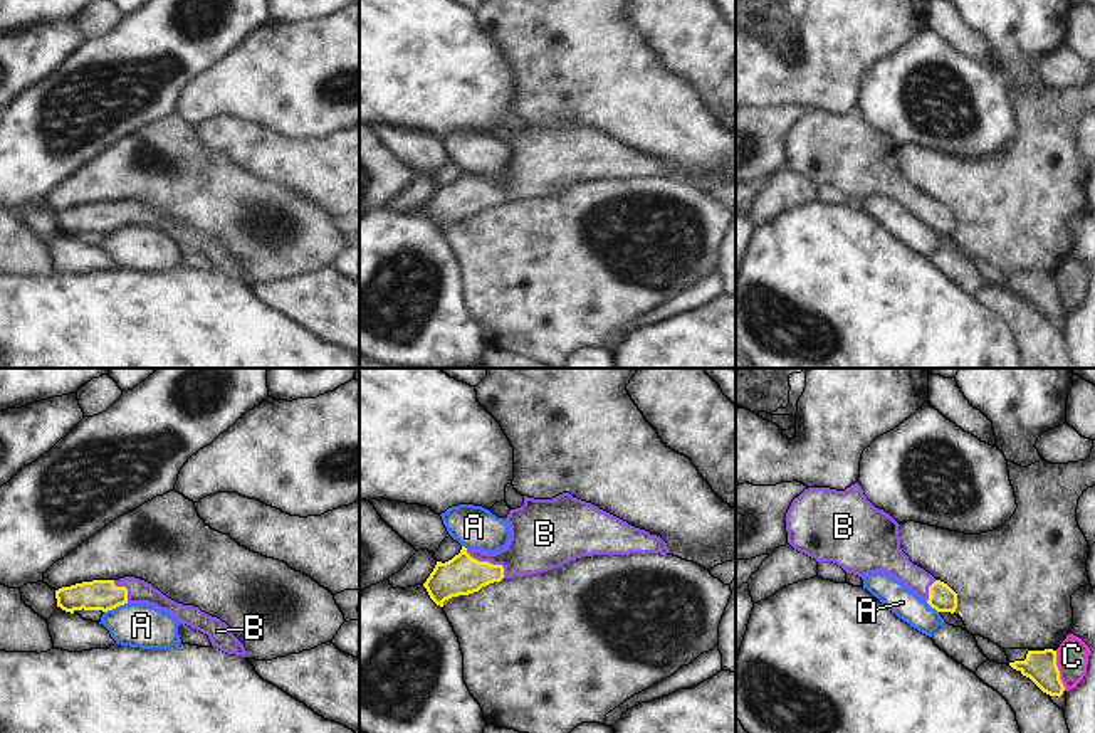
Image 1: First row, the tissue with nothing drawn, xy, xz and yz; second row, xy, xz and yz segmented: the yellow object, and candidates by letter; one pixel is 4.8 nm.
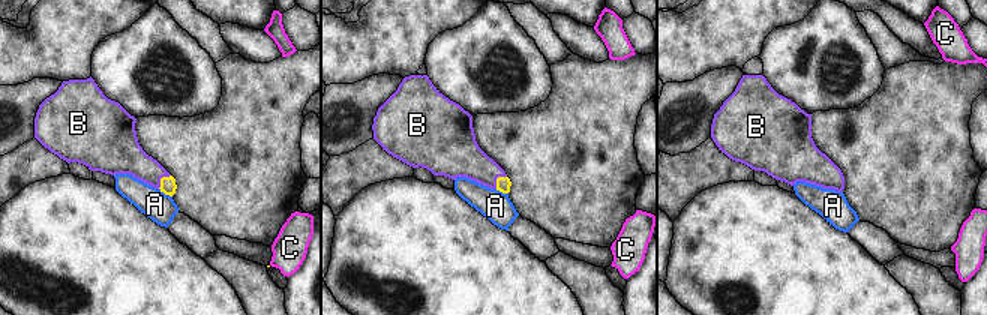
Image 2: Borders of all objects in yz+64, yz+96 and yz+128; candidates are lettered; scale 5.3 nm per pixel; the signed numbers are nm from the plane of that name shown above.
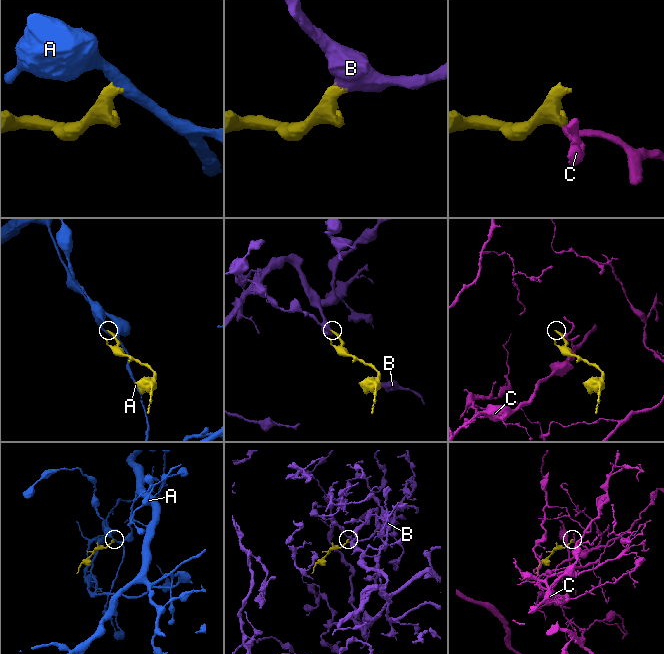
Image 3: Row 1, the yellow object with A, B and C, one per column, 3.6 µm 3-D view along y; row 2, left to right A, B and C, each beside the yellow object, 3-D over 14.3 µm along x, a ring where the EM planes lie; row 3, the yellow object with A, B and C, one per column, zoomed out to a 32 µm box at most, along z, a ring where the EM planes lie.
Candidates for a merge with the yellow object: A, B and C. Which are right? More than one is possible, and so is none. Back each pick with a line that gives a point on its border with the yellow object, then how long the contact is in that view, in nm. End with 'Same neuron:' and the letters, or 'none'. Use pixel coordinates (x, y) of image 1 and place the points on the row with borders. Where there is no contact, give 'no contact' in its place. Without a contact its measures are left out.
B: xz (487, 562) | 240 nm
Same neuron: B

